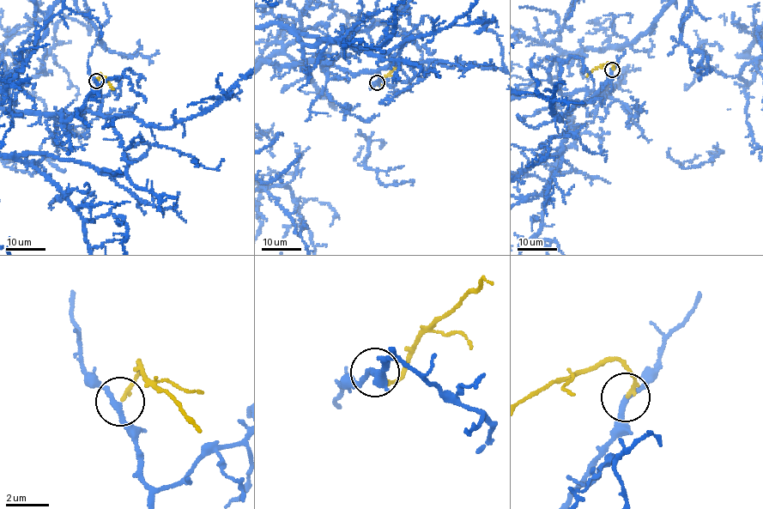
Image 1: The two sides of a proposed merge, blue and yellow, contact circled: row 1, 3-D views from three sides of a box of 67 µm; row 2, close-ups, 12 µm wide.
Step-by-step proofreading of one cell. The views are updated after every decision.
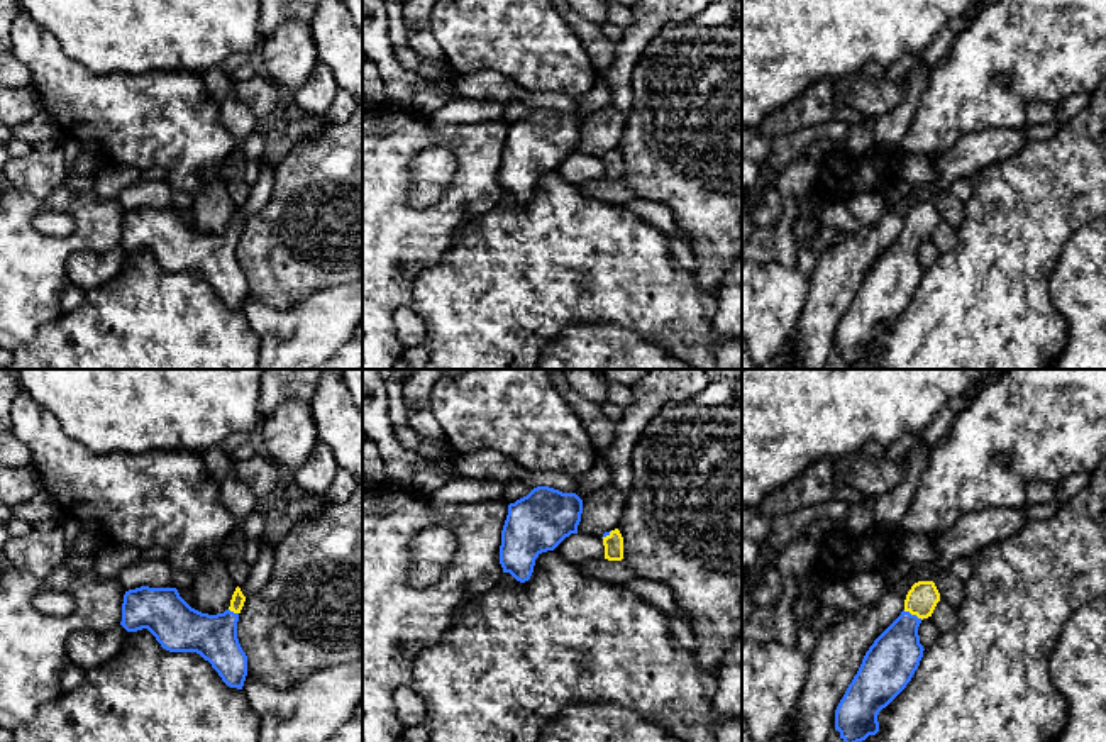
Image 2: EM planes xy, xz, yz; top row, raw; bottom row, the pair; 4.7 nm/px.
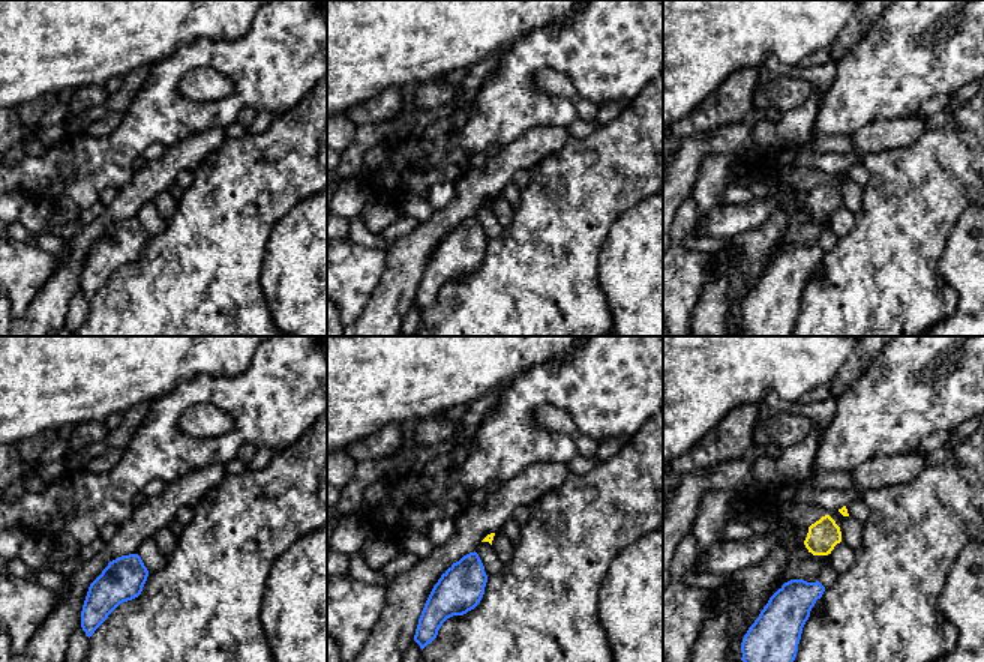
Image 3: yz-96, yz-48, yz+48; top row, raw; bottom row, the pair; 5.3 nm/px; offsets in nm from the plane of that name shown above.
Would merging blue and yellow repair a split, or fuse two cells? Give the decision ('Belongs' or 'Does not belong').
Belongs

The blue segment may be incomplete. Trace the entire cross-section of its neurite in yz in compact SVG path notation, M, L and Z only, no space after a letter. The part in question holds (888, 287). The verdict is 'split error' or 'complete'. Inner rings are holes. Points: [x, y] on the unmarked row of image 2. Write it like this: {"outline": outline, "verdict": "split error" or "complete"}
{"outline": "M918 202L901 235L874 261L835 330L835 351L847 368L879 352L877 335L911 302L923 278L918 247L932 237L940 213L933 202Z", "verdict": "split error"}

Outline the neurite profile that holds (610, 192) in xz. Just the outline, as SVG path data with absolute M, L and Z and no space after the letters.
M600 178L584 181L578 186L584 195L610 205L623 205L637 198L635 191L623 180L608 181L605 178Z

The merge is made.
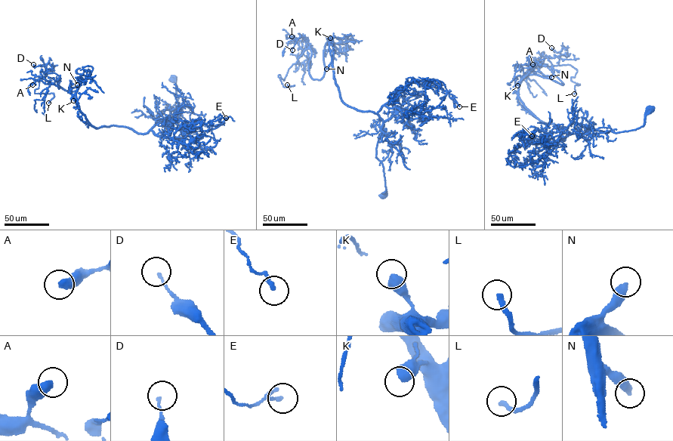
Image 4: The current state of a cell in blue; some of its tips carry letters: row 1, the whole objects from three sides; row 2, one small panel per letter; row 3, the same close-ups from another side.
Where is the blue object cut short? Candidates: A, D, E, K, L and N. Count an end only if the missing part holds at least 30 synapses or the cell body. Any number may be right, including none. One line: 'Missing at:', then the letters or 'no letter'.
Missing at: L, N

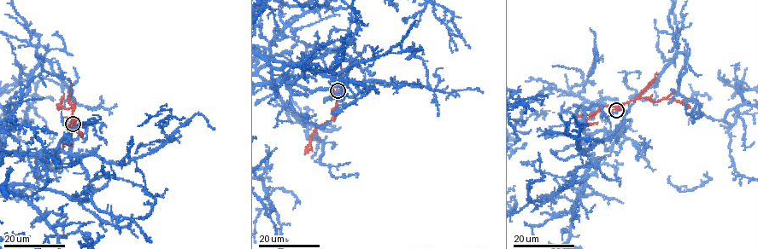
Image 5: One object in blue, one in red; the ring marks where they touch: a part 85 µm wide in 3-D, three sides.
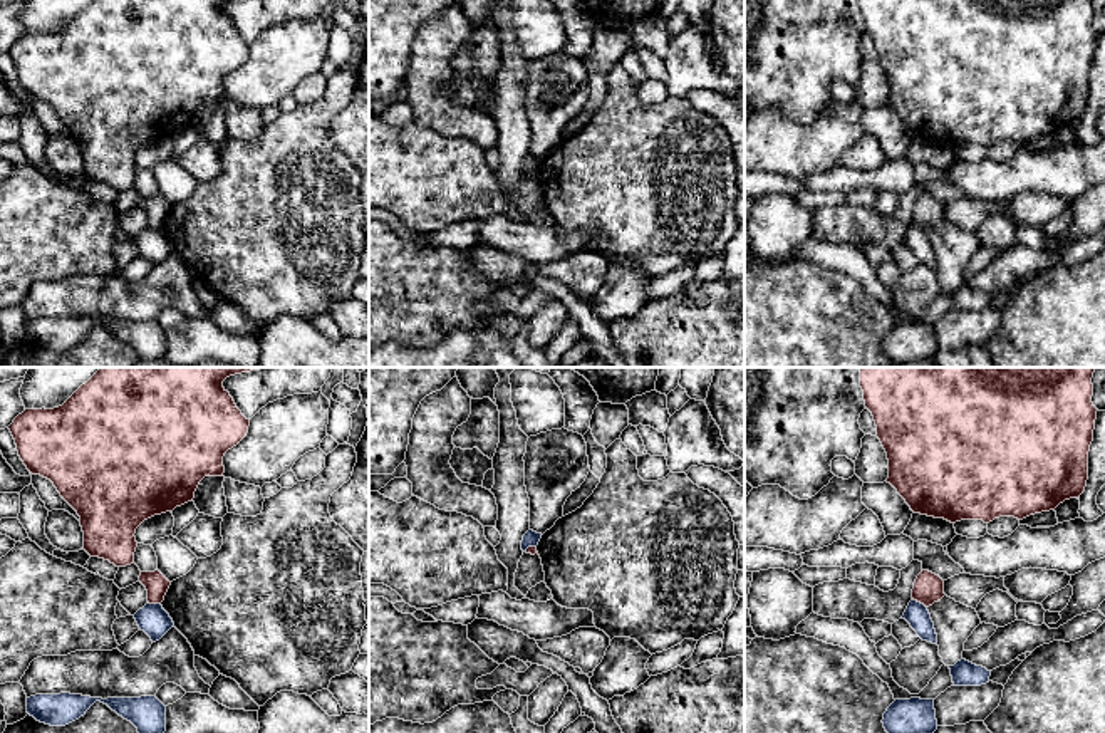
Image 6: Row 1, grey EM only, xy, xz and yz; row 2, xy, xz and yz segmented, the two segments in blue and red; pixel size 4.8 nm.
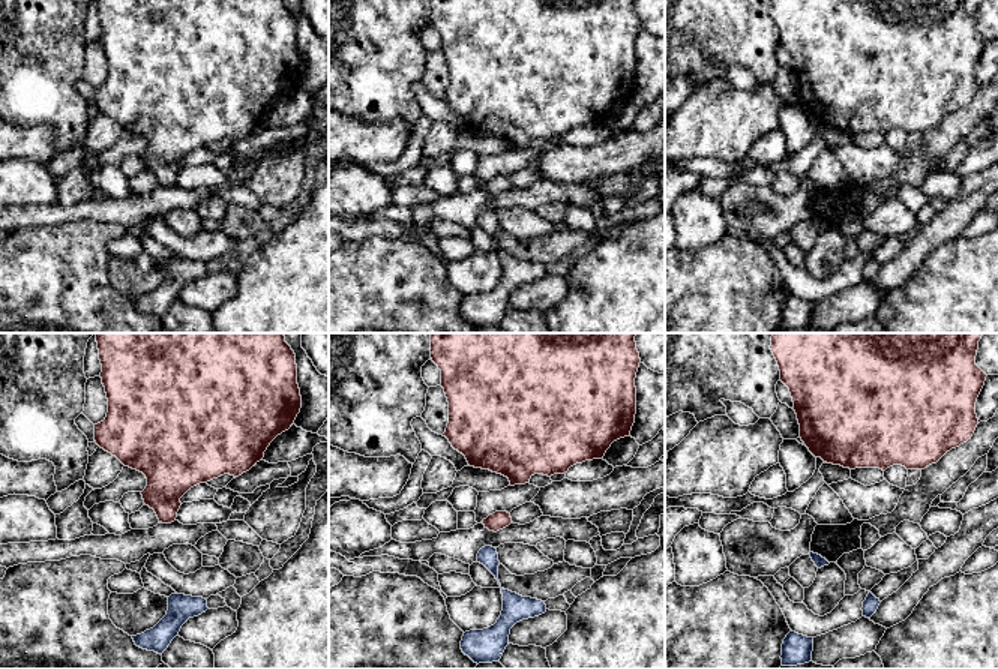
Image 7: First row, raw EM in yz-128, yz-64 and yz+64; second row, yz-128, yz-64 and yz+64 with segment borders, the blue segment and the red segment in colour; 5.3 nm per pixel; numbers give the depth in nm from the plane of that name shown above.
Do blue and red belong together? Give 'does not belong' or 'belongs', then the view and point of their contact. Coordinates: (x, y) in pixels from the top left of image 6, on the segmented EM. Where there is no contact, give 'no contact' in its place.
does not belong | yz (919, 603)

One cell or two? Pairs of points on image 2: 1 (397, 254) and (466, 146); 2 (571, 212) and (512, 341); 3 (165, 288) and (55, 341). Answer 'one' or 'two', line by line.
1: one
2: one
3: one

